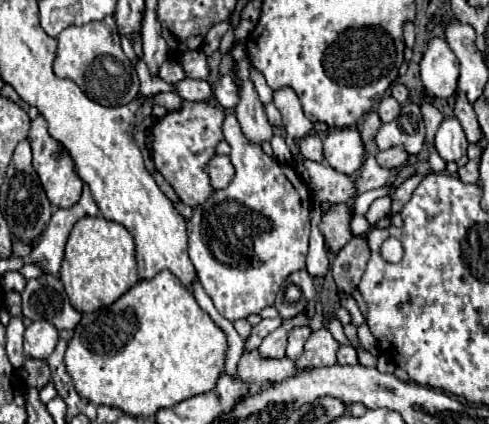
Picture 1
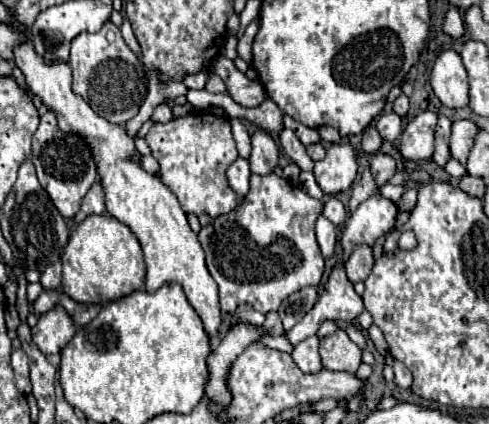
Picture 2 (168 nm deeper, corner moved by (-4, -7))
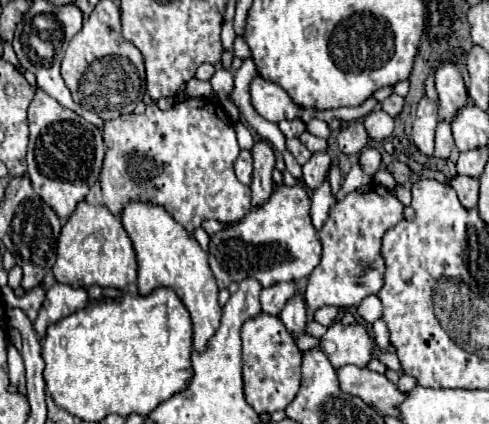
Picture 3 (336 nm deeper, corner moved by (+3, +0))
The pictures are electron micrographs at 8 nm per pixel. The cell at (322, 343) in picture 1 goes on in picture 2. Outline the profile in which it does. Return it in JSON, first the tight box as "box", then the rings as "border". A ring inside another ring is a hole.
{"box":[319,329,361,373],"border":[[[341,329],[321,339],[319,353],[323,359],[323,367],[329,371],[355,373],[361,365],[361,349]]]}

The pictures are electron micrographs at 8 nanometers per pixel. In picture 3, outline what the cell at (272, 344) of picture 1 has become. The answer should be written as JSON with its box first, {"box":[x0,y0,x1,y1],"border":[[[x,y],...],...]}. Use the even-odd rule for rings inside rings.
{"box":[304,182,404,314],"border":[[[376,182],[362,186],[330,208],[330,218],[318,232],[318,238],[322,242],[322,260],[308,276],[304,290],[308,314],[316,312],[322,306],[356,308],[364,300],[364,296],[376,294],[382,288],[382,236],[388,228],[396,226],[404,218],[402,212],[404,206],[398,202],[398,198]]]}

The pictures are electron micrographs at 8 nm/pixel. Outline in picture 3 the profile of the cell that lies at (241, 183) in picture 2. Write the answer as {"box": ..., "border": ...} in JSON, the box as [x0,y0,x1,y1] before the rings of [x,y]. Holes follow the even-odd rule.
{"box":[234,150,252,184],"border":[[[242,150],[240,156],[236,158],[234,172],[236,172],[236,178],[242,184],[250,184],[252,182],[252,156],[250,156],[248,150]]]}

